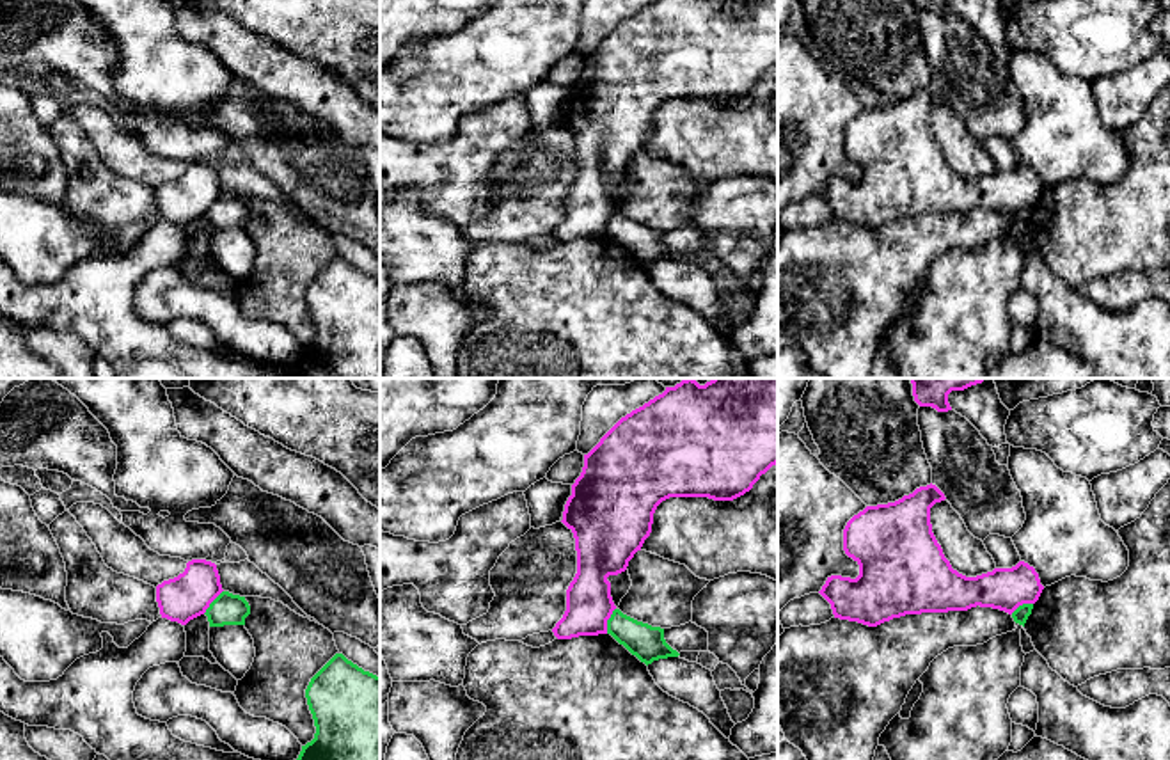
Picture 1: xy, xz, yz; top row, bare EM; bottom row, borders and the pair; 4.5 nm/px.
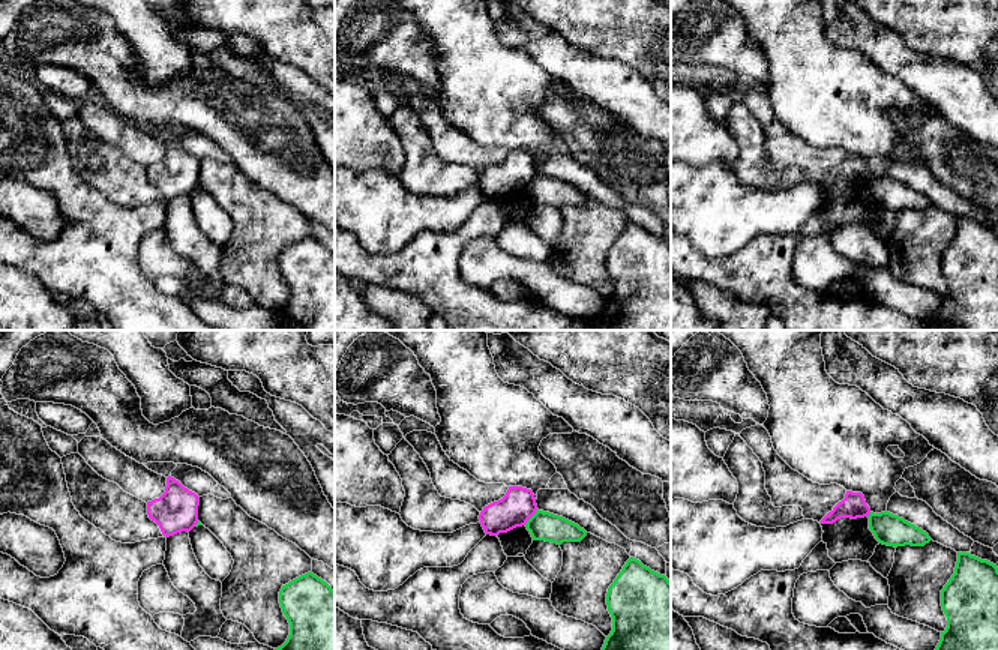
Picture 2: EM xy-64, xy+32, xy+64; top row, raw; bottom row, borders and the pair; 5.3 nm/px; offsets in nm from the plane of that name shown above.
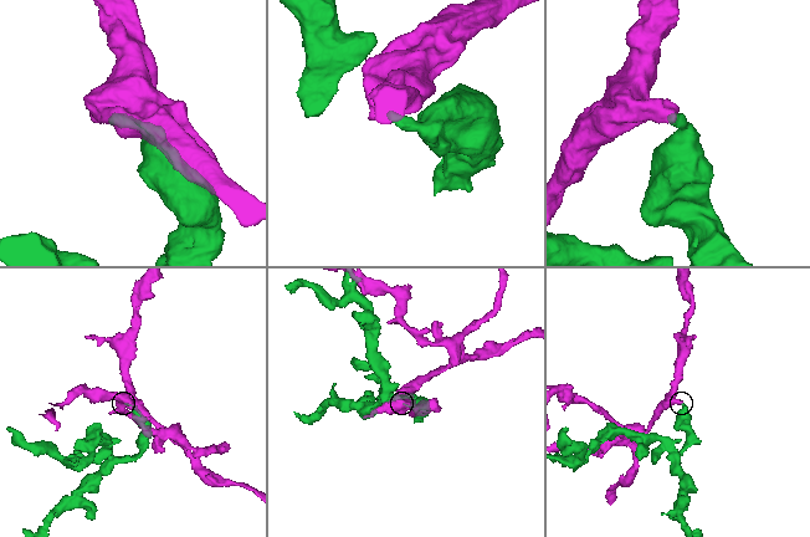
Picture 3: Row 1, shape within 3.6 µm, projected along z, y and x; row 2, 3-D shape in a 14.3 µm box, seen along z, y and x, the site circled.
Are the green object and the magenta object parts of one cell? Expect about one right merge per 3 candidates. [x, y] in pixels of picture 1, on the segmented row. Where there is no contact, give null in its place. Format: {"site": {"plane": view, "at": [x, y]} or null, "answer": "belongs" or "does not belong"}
{"site": {"plane": "xz", "at": [608, 620]}, "answer": "does not belong"}

